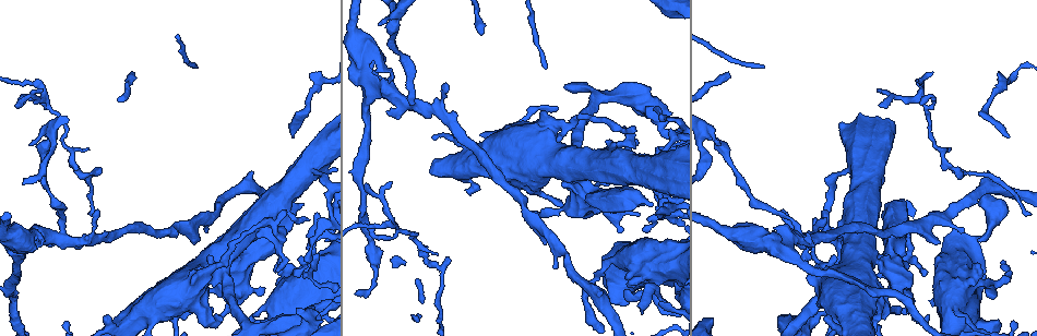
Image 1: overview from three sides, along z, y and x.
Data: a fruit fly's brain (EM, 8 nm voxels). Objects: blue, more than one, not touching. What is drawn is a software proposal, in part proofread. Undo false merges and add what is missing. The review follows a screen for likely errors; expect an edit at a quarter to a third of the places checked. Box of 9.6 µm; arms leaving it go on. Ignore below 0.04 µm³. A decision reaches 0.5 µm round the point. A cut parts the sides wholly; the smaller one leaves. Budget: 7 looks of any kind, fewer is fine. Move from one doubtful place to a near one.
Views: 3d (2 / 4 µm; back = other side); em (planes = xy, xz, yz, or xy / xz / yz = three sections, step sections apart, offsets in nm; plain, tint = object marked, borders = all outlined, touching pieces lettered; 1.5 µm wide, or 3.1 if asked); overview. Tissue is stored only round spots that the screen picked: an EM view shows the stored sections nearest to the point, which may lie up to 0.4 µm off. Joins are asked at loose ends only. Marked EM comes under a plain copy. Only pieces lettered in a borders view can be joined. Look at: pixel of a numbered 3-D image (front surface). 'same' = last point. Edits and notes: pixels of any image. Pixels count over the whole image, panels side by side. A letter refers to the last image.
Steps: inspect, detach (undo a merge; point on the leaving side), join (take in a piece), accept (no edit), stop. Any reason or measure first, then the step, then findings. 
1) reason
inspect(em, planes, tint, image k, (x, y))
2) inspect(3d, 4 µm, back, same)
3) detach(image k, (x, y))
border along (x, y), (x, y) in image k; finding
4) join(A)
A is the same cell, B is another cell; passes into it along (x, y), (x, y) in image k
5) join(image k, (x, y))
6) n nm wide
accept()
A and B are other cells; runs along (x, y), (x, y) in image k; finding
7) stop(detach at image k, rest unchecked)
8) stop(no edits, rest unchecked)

free end
inspect(3d, 2 µm, image 1, (87, 150))

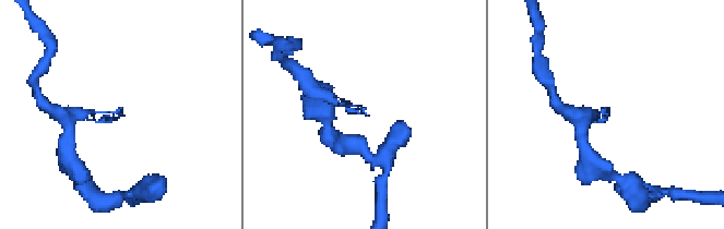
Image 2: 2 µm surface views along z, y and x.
inspect(em, xz, step 4, borders, image 2, (607, 110))

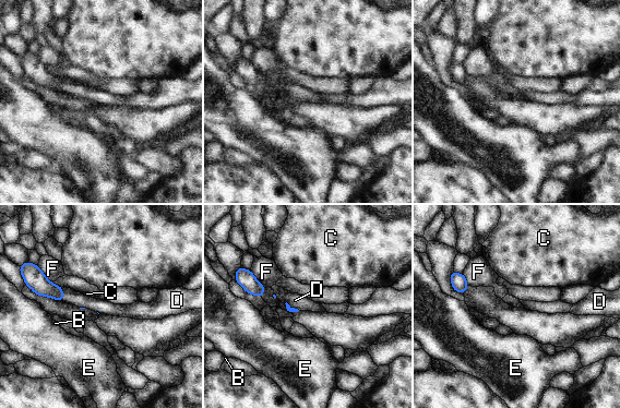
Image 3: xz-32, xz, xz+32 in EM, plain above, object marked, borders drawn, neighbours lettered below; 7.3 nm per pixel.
join(D)
D is the same cell, B, C, E and F are other cells; passes into it along (34, 277), (62, 295), (70, 296) in image 3; it goes on there

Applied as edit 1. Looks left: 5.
inspect(overview)

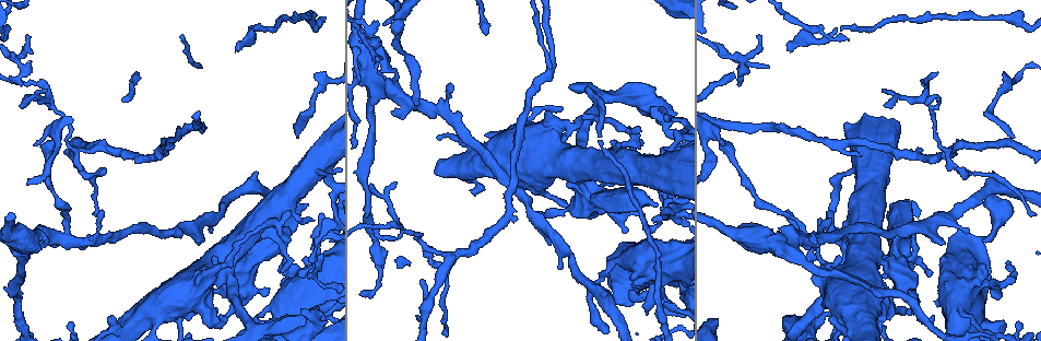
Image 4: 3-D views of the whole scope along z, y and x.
an open end
inspect(3d, 4 µm, image 4, (927, 104))

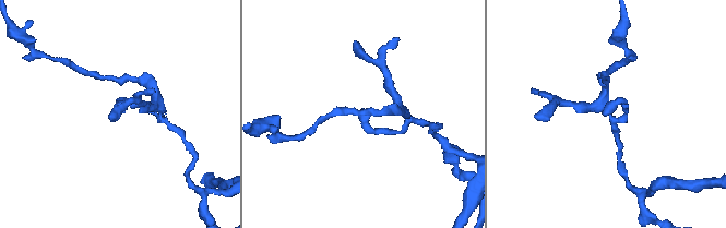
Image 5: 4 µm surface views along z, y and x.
inspect(em, planes, borders, image 5, (602, 114))

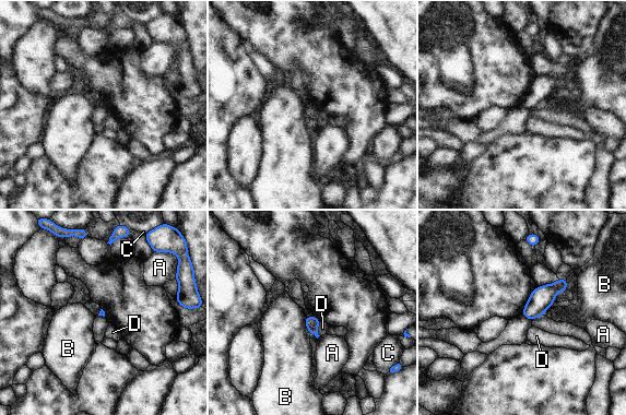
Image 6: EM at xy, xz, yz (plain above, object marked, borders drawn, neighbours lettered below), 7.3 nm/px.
B touches over 130 nm
accept()
A, B, C and D are other cells; no lettered piece goes on from it

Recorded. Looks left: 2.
end of a long branch
inspect(3d, 2 µm, image 4, (789, 48))

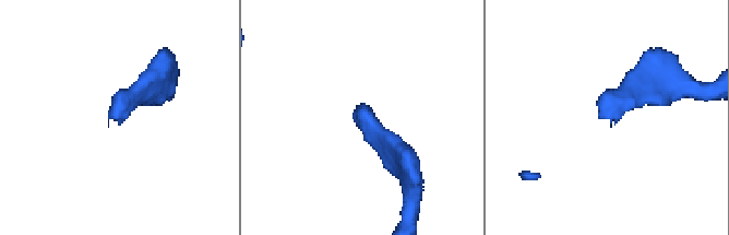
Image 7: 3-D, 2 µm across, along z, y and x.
now the EM
inspect(em, 3.1 µm, planes, borders, image 7, (607, 118))

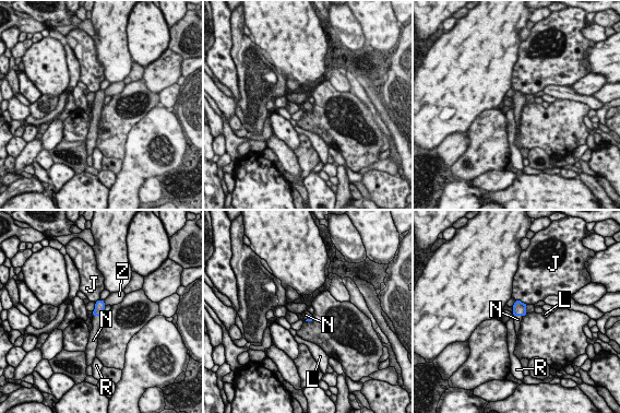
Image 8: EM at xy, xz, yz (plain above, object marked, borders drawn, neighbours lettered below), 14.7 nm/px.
join(N)
N is the same cell, J, L, R and Z are other cells; it goes on there

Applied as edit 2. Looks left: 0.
stop(join at image 3, join at image 8, rest unchecked)

